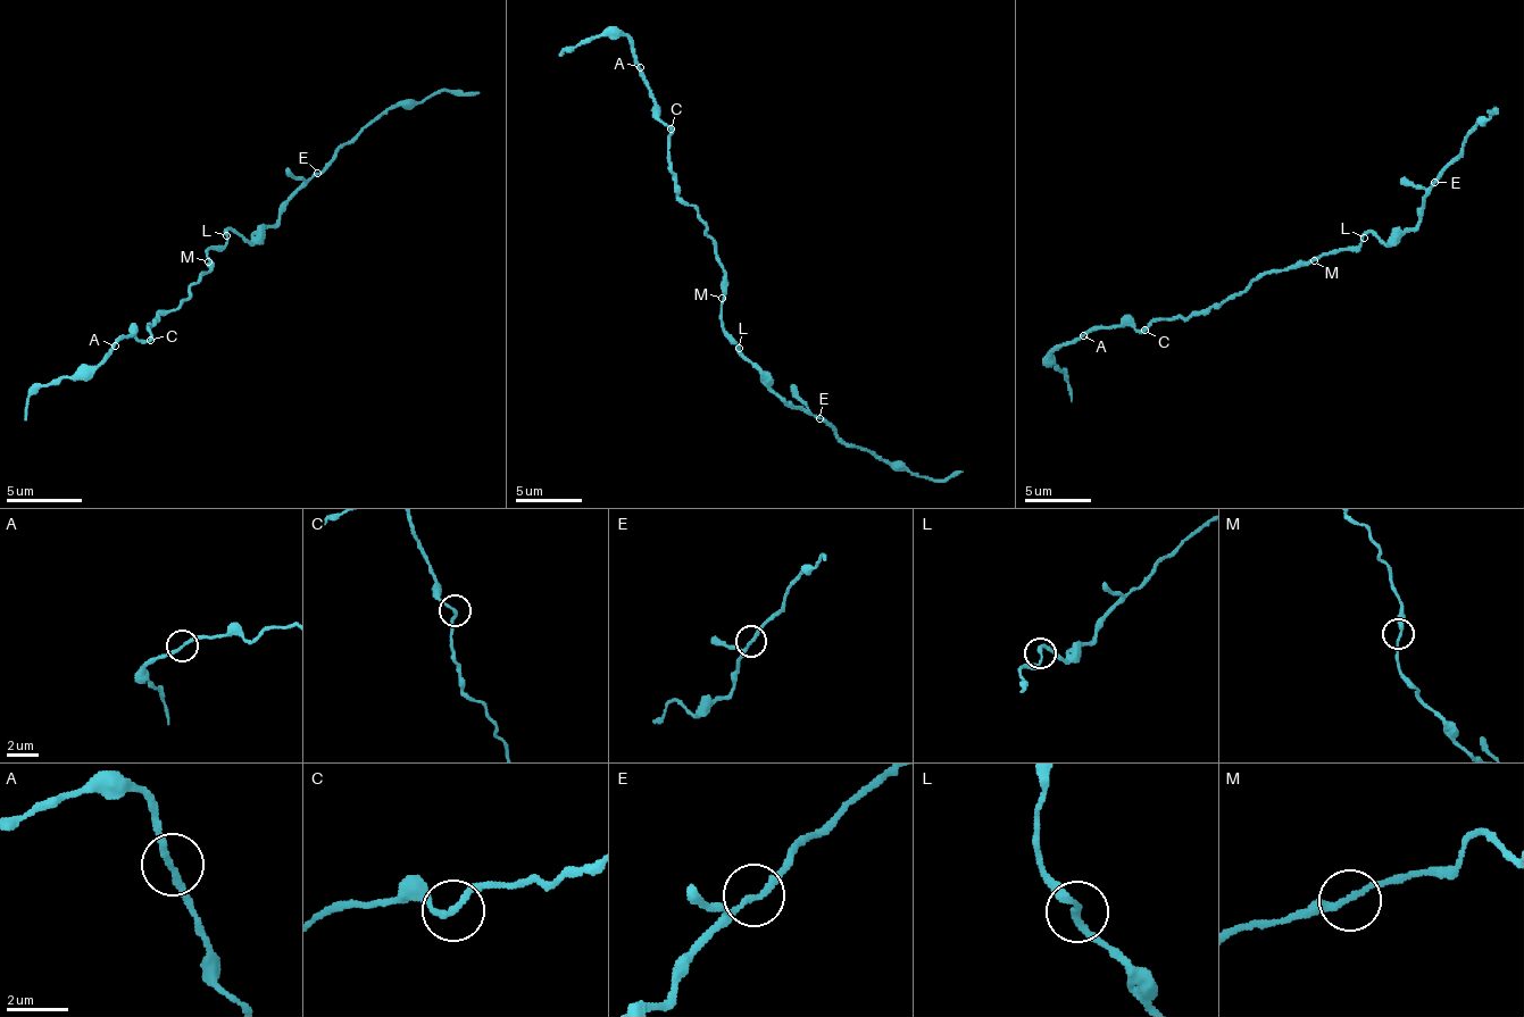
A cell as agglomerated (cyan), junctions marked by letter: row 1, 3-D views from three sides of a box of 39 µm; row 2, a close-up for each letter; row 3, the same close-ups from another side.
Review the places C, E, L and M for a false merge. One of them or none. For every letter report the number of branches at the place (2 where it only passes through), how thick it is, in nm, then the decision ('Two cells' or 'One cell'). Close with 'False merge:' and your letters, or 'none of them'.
C: Branches: 2. Thickness 190 nm. One cell
E: Branches: 2. Thickness 180 nm. One cell
L: Branches: 2. Thickness 190 nm. One cell
M: Branches: 2. Thickness 190 nm. One cell
False merge: none of them

